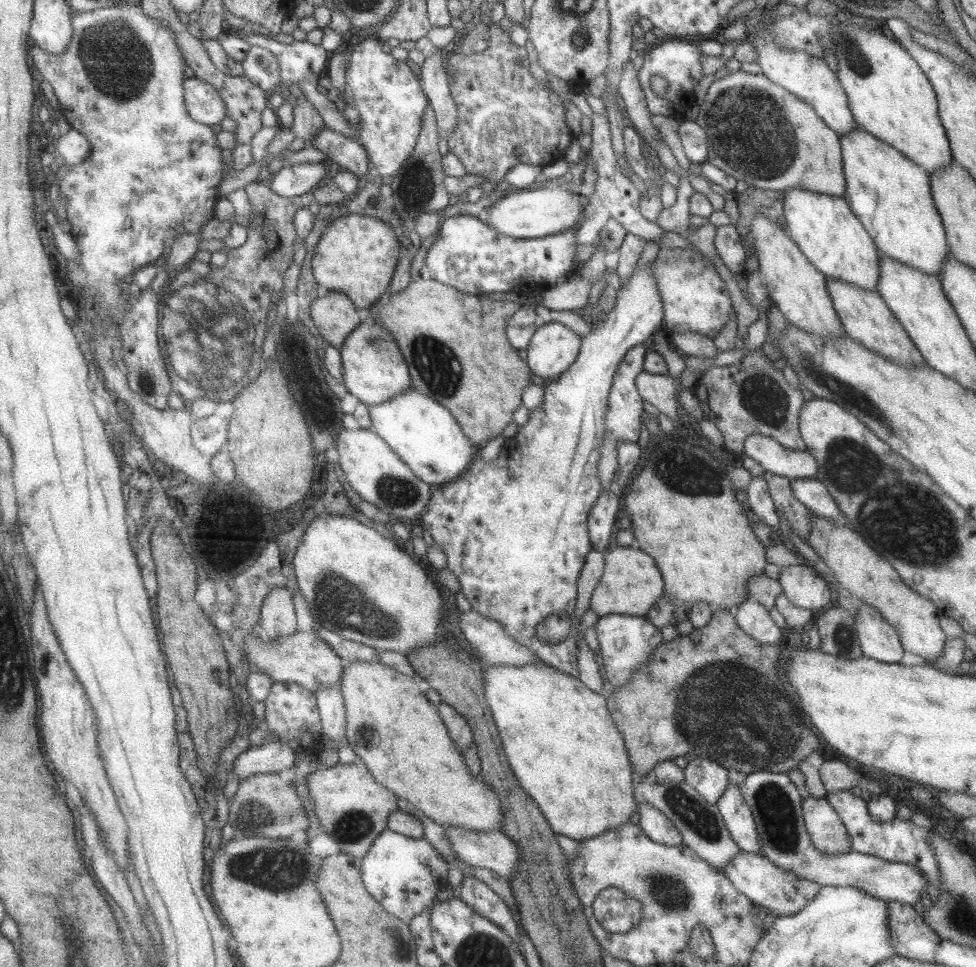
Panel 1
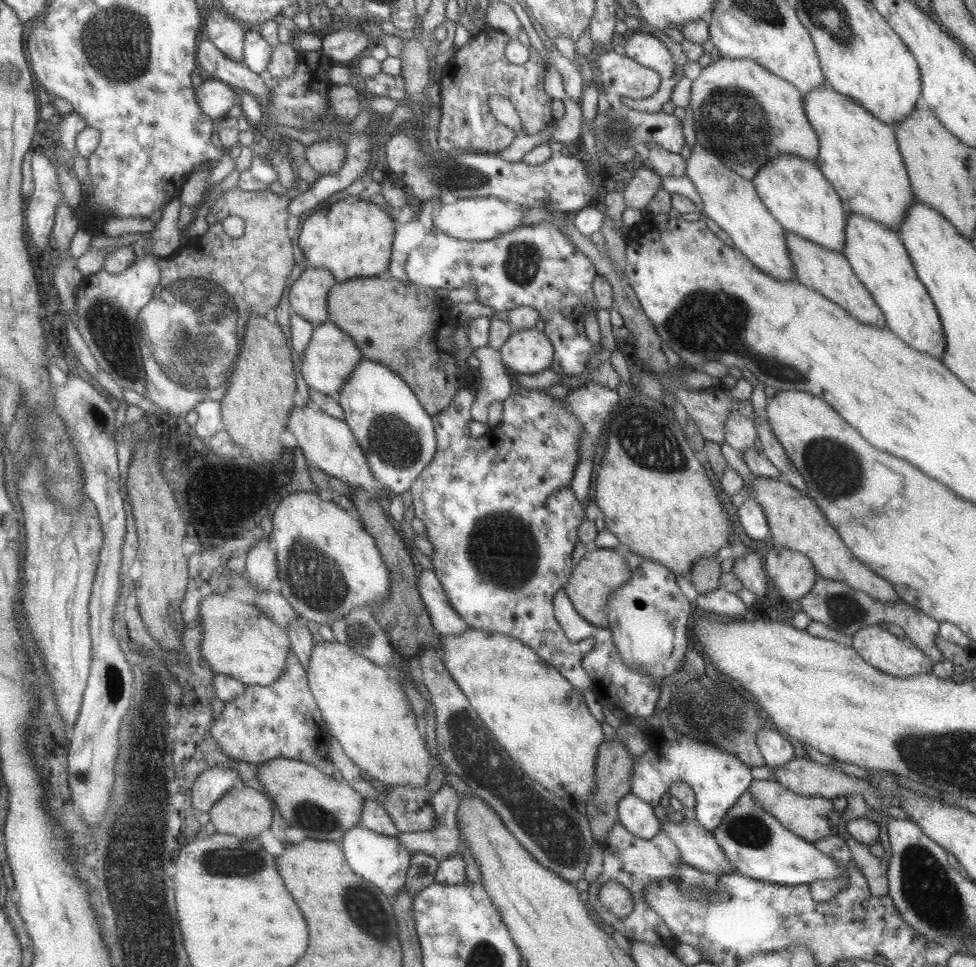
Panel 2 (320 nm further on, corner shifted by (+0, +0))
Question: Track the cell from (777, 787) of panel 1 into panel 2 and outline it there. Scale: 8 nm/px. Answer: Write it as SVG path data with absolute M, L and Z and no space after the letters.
M748 791L728 808L720 823L711 829L710 833L734 872L741 876L786 885L811 884L816 880L847 879L845 866L840 866L836 860L819 852L811 841L795 836L777 818L763 812Z

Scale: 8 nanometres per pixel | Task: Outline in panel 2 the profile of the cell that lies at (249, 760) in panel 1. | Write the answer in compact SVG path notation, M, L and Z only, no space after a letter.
M215 767L205 771L192 788L195 812L209 813L225 794L238 785L240 785L240 777L236 770Z

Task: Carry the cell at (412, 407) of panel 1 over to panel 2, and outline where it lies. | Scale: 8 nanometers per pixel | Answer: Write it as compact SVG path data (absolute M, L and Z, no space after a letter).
M365 357L339 392L345 422L369 456L369 467L379 483L392 493L410 491L421 472L436 459L438 440L434 415L430 415L412 385L382 362Z

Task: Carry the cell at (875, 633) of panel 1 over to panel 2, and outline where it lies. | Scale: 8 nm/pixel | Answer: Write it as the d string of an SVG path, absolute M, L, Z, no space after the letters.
M873 625L860 628L851 637L853 650L879 672L897 678L932 672L932 660L926 657L906 636L898 638L896 635L890 634L887 629L883 629L882 626Z

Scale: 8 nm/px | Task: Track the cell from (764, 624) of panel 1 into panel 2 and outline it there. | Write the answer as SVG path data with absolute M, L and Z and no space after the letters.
M720 587L715 588L713 592L698 594L693 604L707 612L713 612L715 615L721 614L735 619L743 618L747 609L736 594Z

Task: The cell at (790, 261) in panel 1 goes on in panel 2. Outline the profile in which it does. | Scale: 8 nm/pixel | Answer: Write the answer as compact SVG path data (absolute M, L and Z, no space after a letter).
M697 142L691 146L689 157L684 163L684 174L701 197L702 212L730 236L732 246L766 275L780 281L795 280L785 246L784 228L761 202L753 183L727 168L717 156Z

